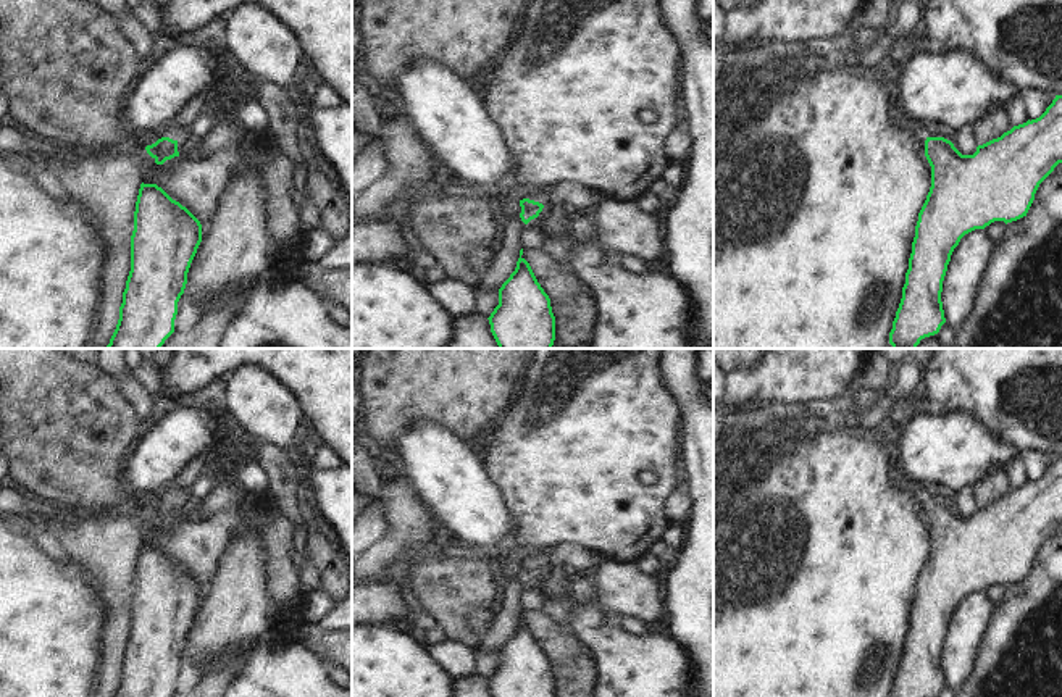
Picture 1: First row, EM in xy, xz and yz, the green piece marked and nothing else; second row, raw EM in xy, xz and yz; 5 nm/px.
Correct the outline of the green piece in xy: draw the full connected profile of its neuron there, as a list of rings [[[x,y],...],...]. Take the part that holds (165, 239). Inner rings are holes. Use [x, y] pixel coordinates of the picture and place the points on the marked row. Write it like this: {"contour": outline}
{"contour": [[[140,184],[131,271],[107,348],[160,348],[174,332],[178,302],[202,242],[200,221],[157,184]]]}

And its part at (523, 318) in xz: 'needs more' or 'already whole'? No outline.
already whole

